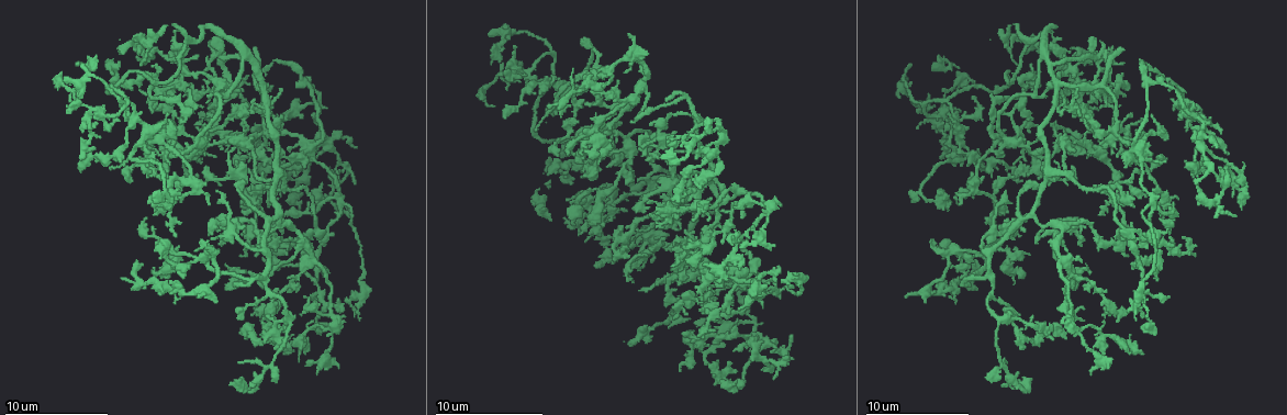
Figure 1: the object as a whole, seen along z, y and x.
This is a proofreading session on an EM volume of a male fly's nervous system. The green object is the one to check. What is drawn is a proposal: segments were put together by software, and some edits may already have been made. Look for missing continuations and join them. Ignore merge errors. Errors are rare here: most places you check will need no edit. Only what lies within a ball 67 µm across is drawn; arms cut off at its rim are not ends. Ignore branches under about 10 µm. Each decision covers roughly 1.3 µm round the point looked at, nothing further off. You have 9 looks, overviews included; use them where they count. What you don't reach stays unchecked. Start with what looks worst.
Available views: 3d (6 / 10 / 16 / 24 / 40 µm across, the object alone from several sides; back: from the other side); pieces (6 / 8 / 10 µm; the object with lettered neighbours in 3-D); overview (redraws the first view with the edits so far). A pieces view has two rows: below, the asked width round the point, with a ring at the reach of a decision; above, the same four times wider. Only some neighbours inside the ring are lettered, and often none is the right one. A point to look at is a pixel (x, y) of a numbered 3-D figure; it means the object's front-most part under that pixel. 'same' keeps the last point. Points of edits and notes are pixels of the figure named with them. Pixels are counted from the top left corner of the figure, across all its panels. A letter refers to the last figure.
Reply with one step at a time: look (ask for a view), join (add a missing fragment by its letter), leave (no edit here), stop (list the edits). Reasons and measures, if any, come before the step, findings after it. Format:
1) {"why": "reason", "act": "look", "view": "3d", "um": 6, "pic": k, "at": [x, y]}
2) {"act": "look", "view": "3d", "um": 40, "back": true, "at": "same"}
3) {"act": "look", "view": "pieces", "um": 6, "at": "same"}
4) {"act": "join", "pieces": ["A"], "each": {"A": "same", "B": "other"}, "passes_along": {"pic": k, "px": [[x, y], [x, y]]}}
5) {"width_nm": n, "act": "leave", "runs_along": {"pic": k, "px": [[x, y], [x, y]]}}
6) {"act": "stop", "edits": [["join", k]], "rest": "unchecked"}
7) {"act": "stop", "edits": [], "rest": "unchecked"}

{"why": "branch stops here", "act": "look", "view": "pieces", "um": 6, "pic": 1, "at": [777, 268]}

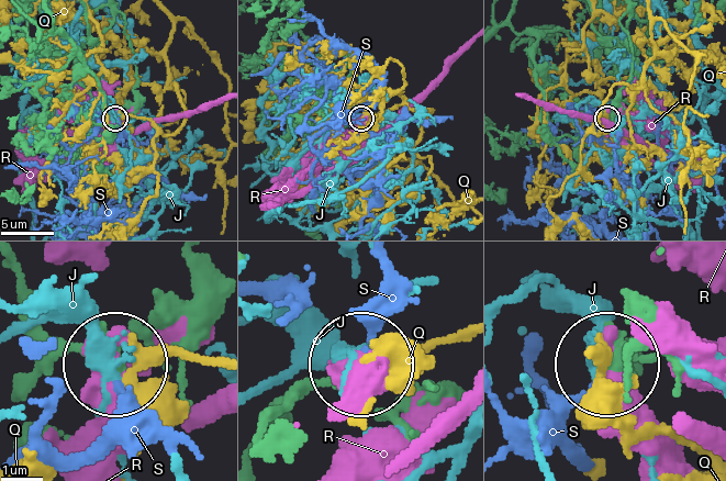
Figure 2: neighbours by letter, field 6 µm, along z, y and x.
{"width_nm": 390, "act": "leave", "each": {"J": "other", "Q": "other", "R": "other", "S": "other"}, "runs_along": {"pic": 2, "px": [[11, 267], [43, 330], [112, 358]]}, "found": "none of them fits"}

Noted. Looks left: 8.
{"why": "free end", "act": "look", "view": "pieces", "um": 8, "pic": 1, "at": [208, 167]}

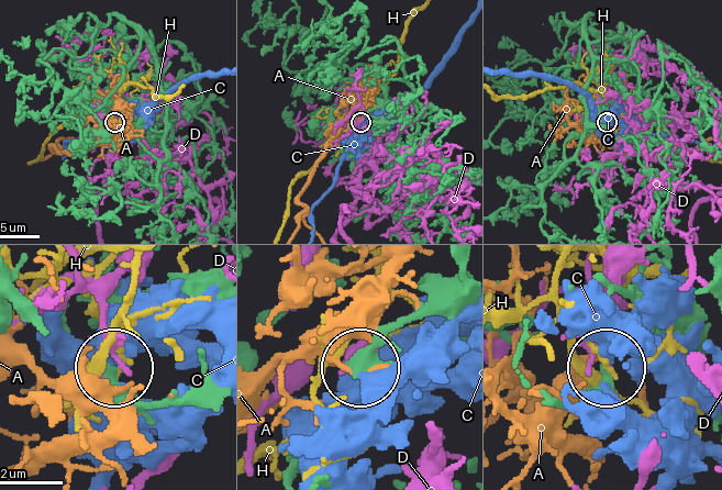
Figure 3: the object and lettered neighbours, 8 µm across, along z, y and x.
{"act": "leave", "each": {"A": "other", "C": "other", "D": "other", "H": "other"}, "runs_along": {"pic": 3, "px": [[169, 404], [137, 402], [114, 368]]}, "found": "none of them fits"}

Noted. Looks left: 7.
{"why": "free end", "act": "look", "view": "3d", "um": 6, "pic": 1, "at": [281, 117]}

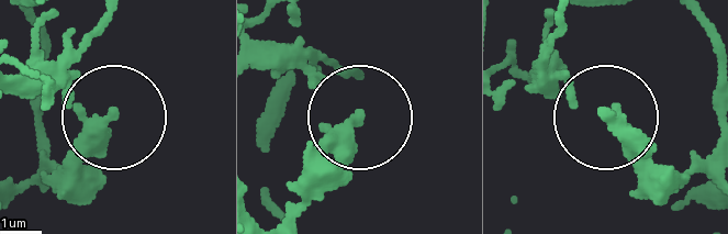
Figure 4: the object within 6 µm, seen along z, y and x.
{"act": "look", "view": "pieces", "um": 10, "pic": 4, "at": [603, 115]}

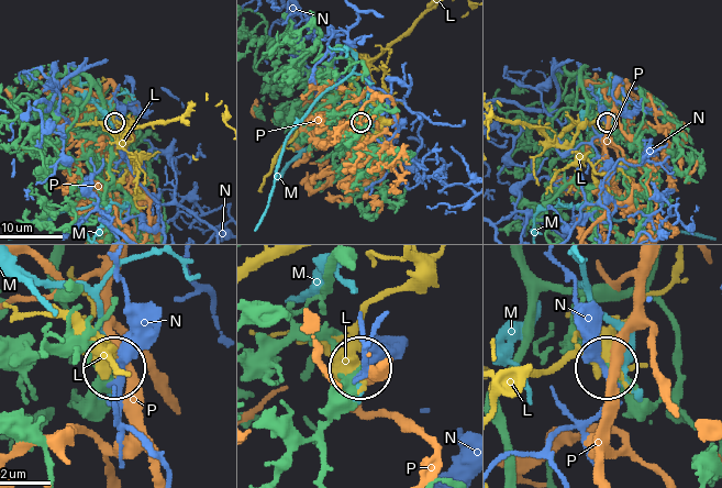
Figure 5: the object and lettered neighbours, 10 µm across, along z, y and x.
{"act": "leave", "each": {"L": "other", "M": "other", "N": "other", "P": "other"}, "found": "no lettered fragment goes on from it"}

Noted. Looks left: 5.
{"why": "thin end", "act": "look", "view": "pieces", "um": 6, "pic": 1, "at": [968, 285]}

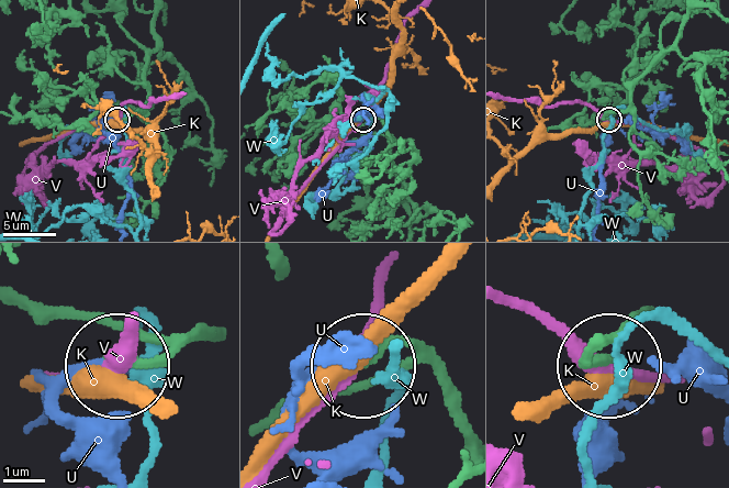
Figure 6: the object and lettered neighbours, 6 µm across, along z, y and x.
{"act": "join", "pieces": ["U"], "each": {"K": "other", "U": "same", "V": "other", "W": "other"}, "found": "the cell continues"}

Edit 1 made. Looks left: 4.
{"act": "stop", "edits": [["join", 6]], "rest": "unchecked"}

